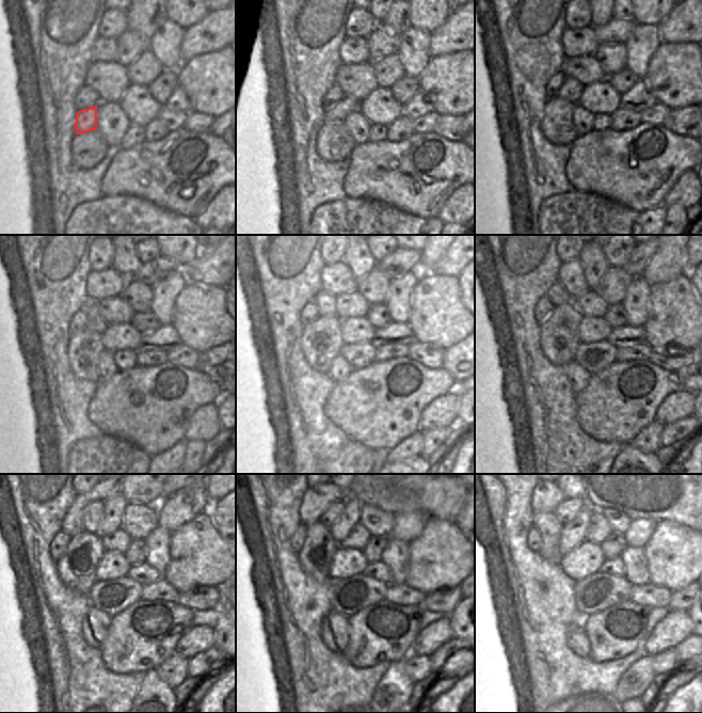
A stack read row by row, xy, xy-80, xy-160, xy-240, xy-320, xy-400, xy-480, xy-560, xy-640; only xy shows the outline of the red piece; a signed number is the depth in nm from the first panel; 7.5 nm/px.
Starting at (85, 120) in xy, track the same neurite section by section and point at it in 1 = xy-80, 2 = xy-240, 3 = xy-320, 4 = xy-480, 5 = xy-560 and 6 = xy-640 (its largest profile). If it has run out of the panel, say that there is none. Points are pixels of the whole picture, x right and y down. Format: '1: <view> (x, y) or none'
1: xy-80 (345, 106)
2: xy-240 (94, 321)
3: xy-320 (325, 302)
4: xy-480 (72, 524)
5: xy-560 (317, 498)
6: xy-640 (546, 496)

